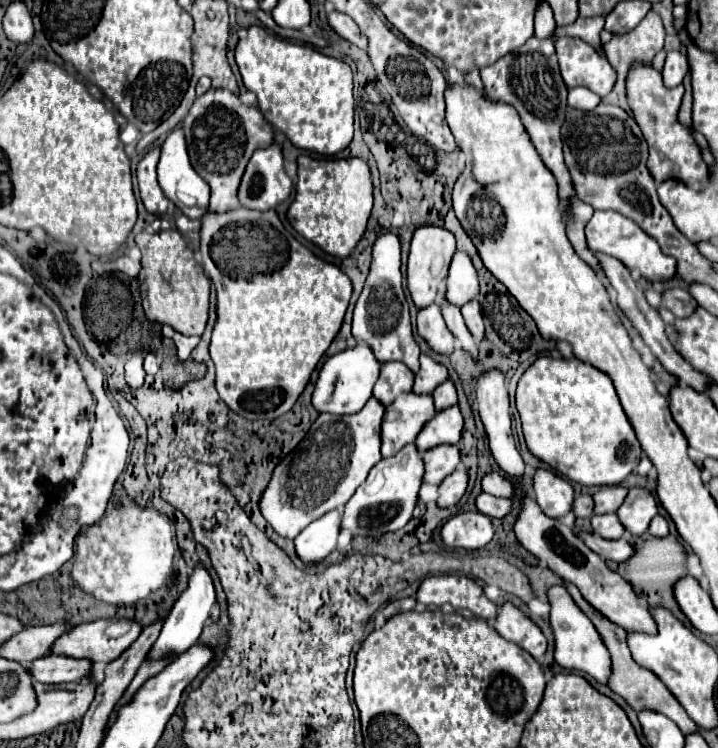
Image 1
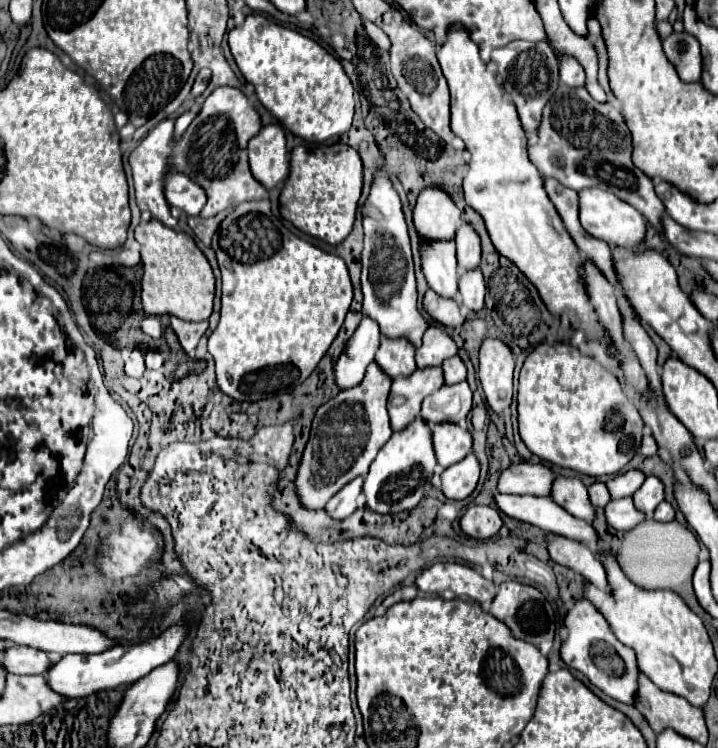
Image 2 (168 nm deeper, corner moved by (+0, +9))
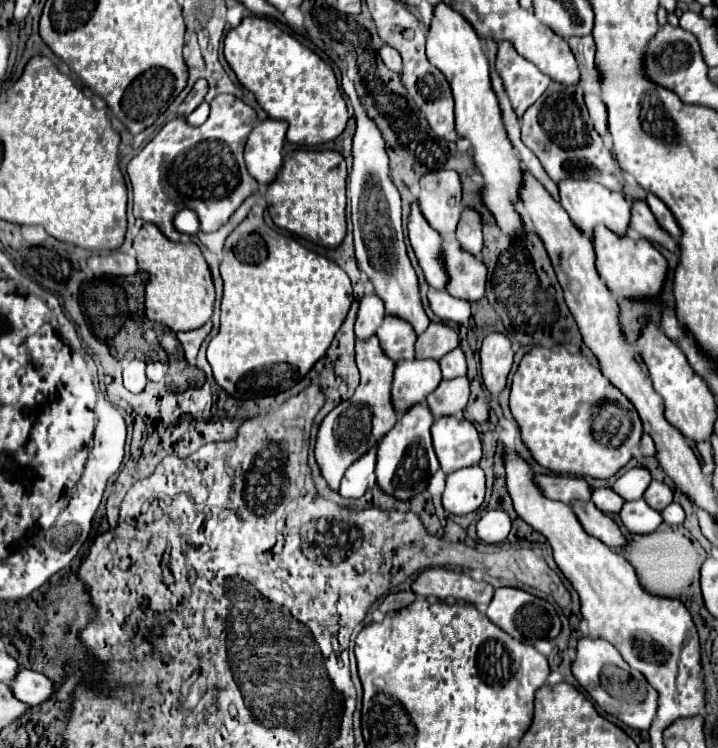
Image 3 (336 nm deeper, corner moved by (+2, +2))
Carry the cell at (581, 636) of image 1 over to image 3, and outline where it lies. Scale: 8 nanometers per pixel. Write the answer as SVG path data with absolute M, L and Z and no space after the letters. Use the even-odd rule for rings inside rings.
M581 637L577 643L573 675L605 713L639 731L647 731L651 727L657 713L657 691L623 661L619 651L609 641Z

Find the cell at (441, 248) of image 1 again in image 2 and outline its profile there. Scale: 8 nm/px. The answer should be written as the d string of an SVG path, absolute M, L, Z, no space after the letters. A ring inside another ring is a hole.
M429 186L417 198L413 224L421 240L453 240L461 224L461 212L441 188Z

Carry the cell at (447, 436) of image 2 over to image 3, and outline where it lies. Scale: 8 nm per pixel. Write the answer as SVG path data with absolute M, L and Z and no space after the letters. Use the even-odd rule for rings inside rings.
M447 415L445 419L435 419L431 435L437 459L445 473L453 473L457 469L479 463L479 433L463 415Z

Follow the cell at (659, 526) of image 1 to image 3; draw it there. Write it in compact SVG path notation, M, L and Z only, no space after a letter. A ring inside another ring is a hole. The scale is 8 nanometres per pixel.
M671 503L661 511L667 525L681 525L685 521L685 511L679 503Z

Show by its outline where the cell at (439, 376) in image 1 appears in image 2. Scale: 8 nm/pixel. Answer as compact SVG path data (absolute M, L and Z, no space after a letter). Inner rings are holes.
M429 326L423 336L423 346L417 350L417 368L435 368L443 360L457 354L455 342L439 326Z

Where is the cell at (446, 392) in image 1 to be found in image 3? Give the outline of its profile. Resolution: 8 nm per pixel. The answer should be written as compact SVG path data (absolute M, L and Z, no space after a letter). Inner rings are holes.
M461 347L449 351L449 355L445 355L441 361L441 373L443 379L453 379L453 377L461 377L467 373L467 363L465 363L465 353L461 351Z

